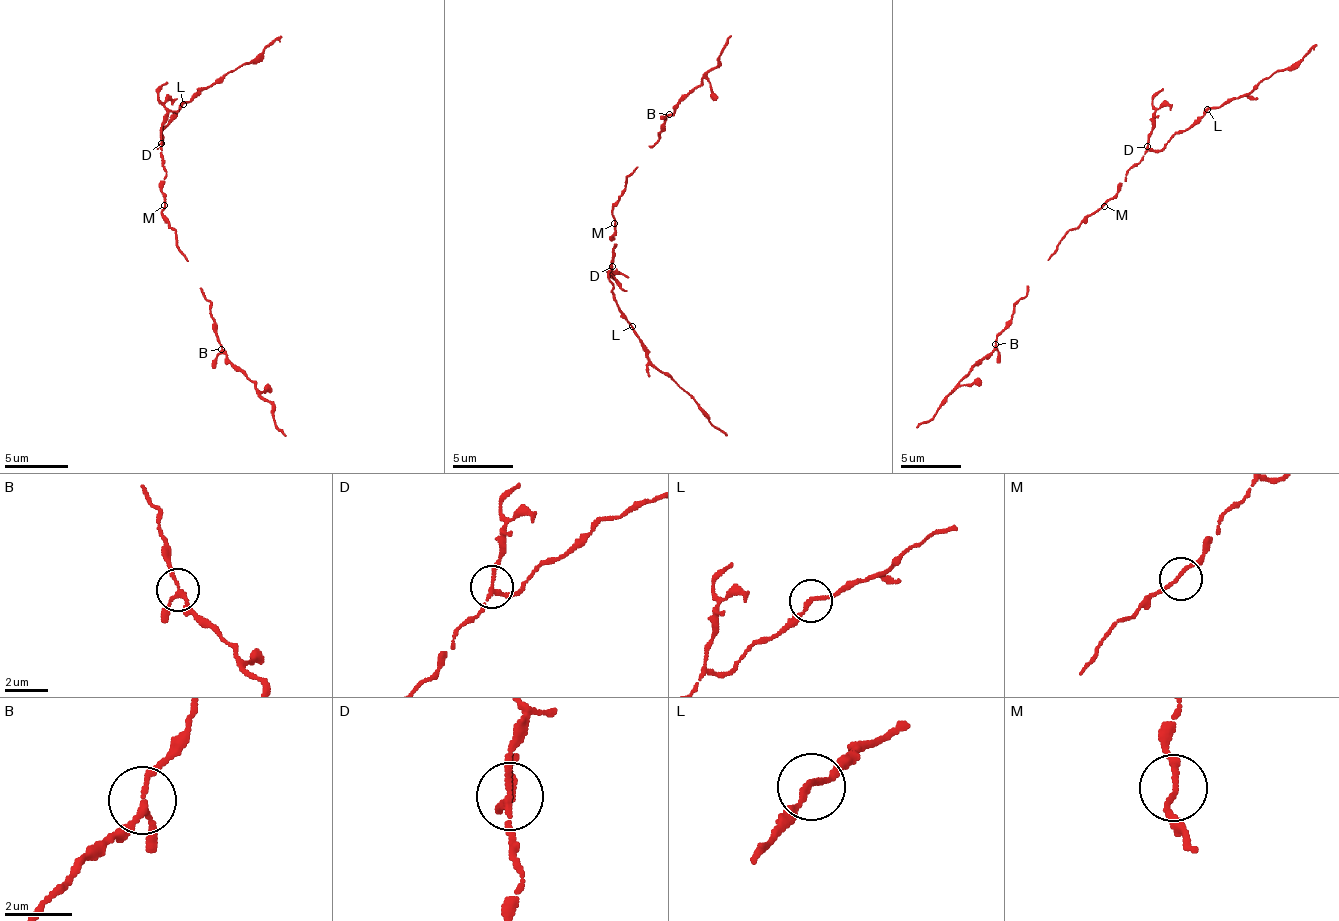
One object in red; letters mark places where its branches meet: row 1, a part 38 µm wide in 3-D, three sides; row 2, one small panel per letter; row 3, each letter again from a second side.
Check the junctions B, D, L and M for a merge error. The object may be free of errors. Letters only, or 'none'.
D

